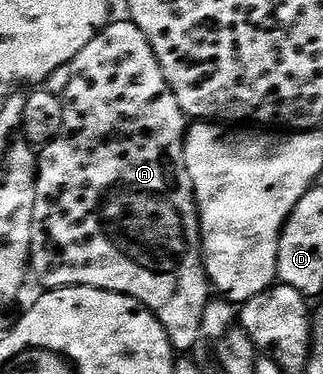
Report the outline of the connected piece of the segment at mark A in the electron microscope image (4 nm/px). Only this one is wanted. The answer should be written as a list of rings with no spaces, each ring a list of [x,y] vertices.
[[[128,19],[116,21],[97,33],[95,39],[91,39],[91,43],[87,43],[87,47],[83,47],[83,51],[79,51],[79,55],[75,55],[75,59],[69,64],[71,83],[67,83],[67,91],[61,97],[63,127],[51,143],[43,146],[37,159],[37,198],[35,215],[31,215],[29,268],[32,280],[37,280],[42,285],[40,288],[45,291],[82,285],[134,297],[144,309],[153,312],[155,319],[159,319],[174,350],[185,355],[193,350],[199,339],[203,311],[211,300],[209,276],[205,273],[205,258],[201,255],[201,218],[197,211],[197,199],[193,196],[189,169],[185,165],[187,118],[183,107],[179,107],[179,99],[175,99],[175,91],[169,89],[167,79],[163,75],[163,67],[159,67],[155,51],[151,51],[151,43],[147,43],[147,35],[143,35],[143,31],[139,31],[139,27]]]

